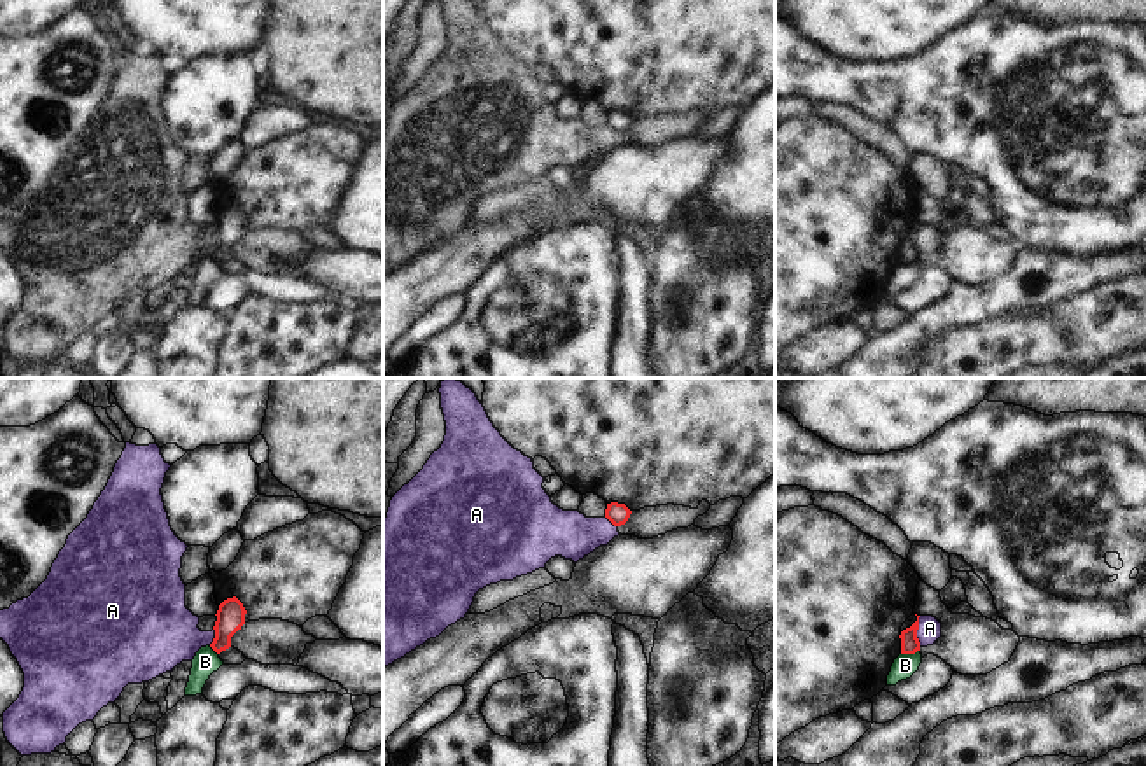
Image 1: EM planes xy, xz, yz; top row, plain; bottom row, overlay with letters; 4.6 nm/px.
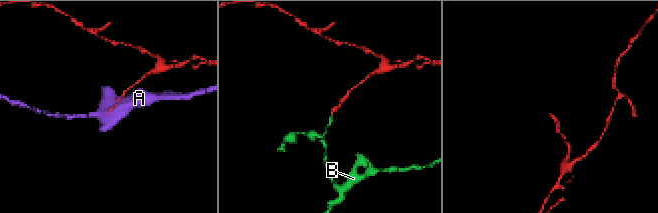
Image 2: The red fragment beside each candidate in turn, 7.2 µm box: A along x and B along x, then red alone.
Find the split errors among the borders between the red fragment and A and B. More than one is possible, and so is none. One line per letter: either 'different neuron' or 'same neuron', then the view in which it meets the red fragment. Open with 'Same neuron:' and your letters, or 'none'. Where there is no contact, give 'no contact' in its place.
Same neuron: none
A: different neuron | yz
B: different neuron | yz

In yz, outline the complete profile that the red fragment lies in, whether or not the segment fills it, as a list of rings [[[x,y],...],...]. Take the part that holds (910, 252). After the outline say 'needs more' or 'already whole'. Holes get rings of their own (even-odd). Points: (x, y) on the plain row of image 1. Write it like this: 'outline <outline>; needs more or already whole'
outline [[[919,226],[917,229],[901,240],[899,247],[901,247],[901,262],[915,262],[917,259],[920,259],[920,250],[917,247],[917,238],[919,238]]]; already whole

